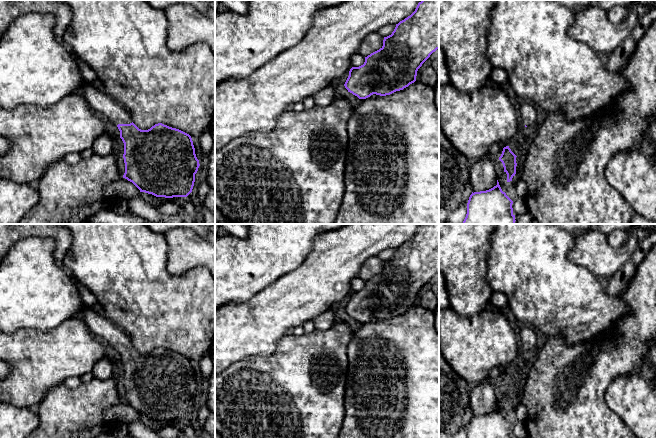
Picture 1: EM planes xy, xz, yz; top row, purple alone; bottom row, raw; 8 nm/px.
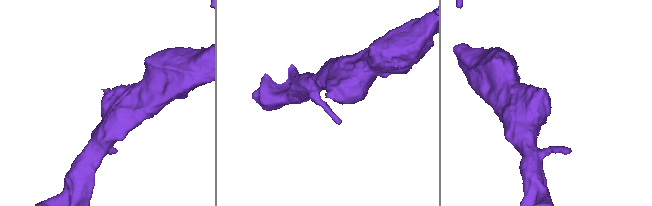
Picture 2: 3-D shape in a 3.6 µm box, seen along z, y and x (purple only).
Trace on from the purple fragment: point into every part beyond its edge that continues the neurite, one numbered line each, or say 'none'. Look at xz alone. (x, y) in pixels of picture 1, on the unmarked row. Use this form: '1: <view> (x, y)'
none

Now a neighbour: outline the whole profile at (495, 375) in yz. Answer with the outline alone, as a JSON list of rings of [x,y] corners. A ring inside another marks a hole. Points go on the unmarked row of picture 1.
[[[493,368],[491,371],[490,371],[490,374],[489,374],[489,379],[493,382],[493,383],[499,383],[499,381],[501,380],[502,378],[502,375],[503,375],[503,370],[500,369],[500,368]]]

